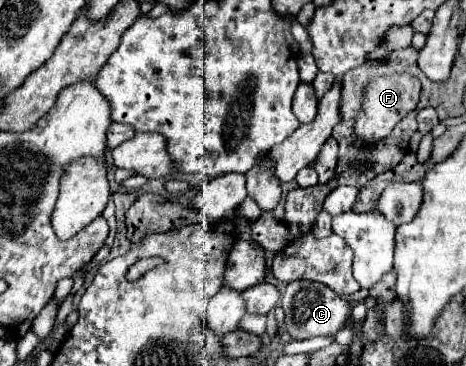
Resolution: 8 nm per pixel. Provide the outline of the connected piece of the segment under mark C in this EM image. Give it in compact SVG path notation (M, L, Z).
M312 281L288 283L286 293L280 299L280 305L286 313L286 319L284 319L286 331L296 341L304 341L304 339L320 337L320 335L334 335L338 329L344 327L348 313L350 313L346 299L342 299L338 293L332 293L332 289L328 289L324 285L316 285Z

